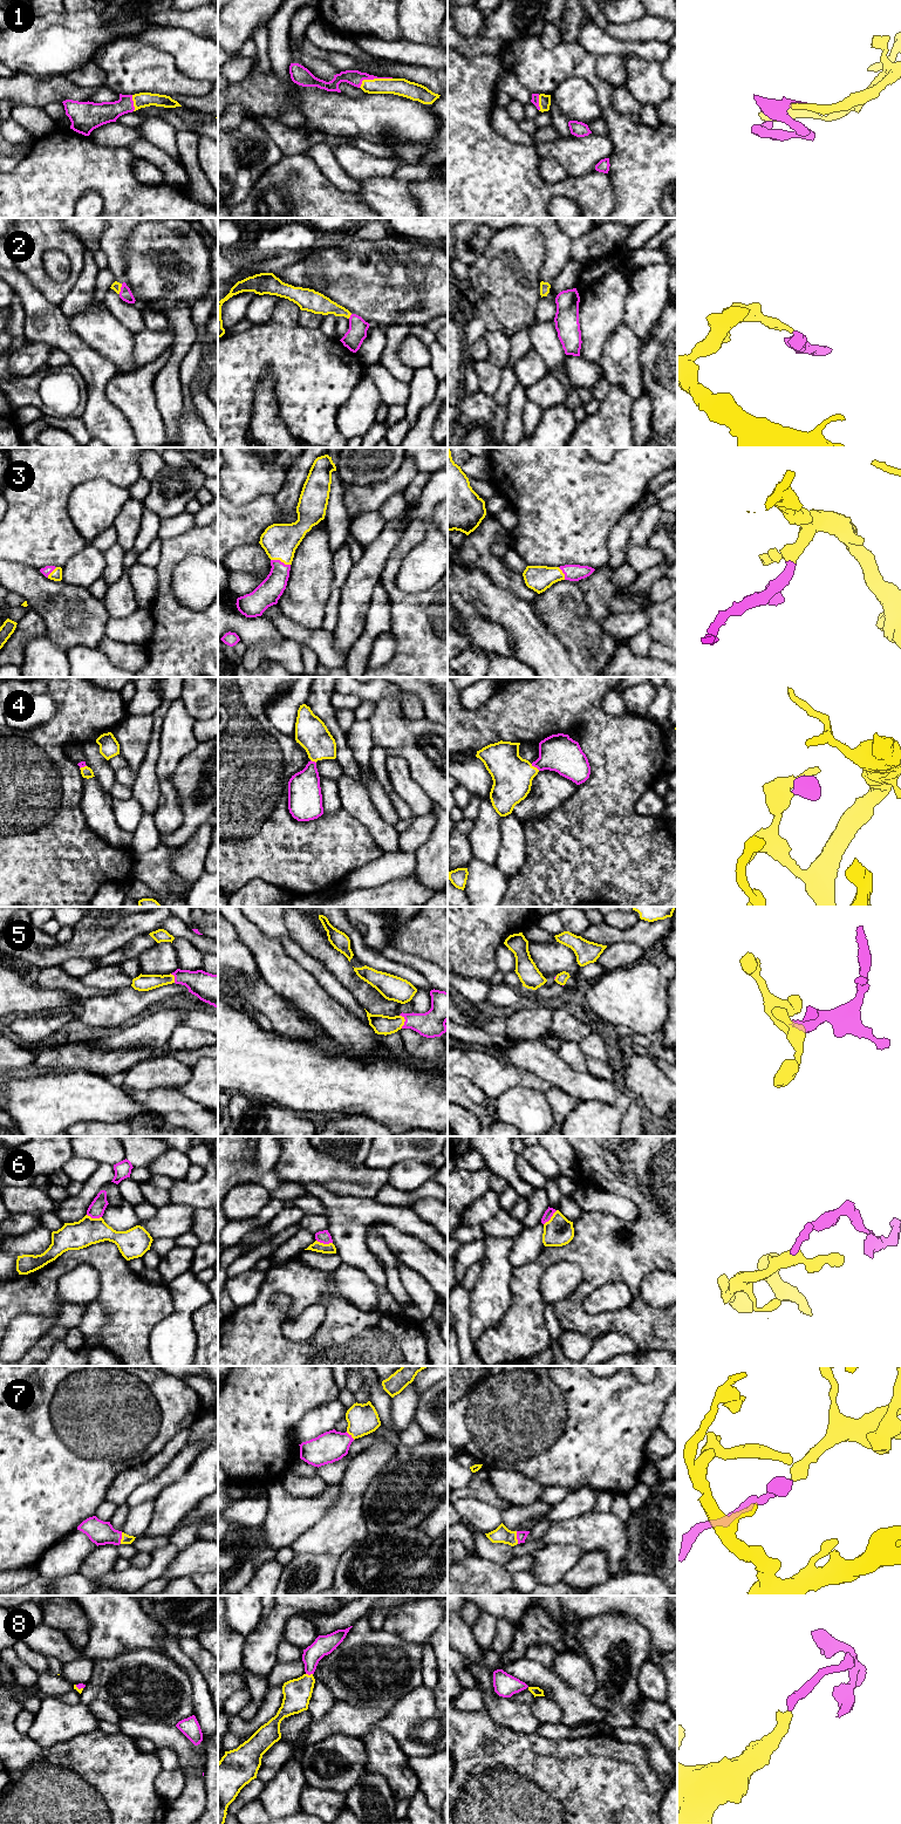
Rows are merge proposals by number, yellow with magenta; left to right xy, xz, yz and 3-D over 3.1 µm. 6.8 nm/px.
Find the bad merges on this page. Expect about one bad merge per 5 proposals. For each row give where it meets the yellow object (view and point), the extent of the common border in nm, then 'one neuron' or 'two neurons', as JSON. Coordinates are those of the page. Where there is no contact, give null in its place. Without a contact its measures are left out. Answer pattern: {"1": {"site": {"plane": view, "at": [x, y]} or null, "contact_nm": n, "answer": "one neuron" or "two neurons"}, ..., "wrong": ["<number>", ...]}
{"1": {"site": {"plane": "xz", "at": [374, 79]}, "contact_nm": 240, "answer": "one neuron"}, "2": {"site": {"plane": "xy", "at": [120, 288]}, "contact_nm": 80, "answer": "one neuron"}, "3": {"site": {"plane": "xz", "at": [280, 560]}, "contact_nm": 140, "answer": "one neuron"}, "4": {"site": {"plane": "yz", "at": [536, 767]}, "contact_nm": 80, "answer": "one neuron"}, "5": {"site": {"plane": "xz", "at": [404, 1020]}, "contact_nm": 100, "answer": "one neuron"}, "6": {"site": {"plane": "xz", "at": [325, 1244]}, "contact_nm": 110, "answer": "two neurons"}, "7": {"site": {"plane": "yz", "at": [516, 1537]}, "contact_nm": 90, "answer": "one neuron"}, "8": {"site": {"plane": "xz", "at": [311, 1674]}, "contact_nm": 50, "answer": "one neuron"}, "wrong": ["6"]}

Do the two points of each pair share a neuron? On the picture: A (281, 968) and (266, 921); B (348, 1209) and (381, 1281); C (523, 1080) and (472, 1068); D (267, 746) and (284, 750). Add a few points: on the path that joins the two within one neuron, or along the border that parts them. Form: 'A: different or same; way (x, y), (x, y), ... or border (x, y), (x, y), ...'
A: different; border (250, 920), (279, 942)
B: same; way (348, 1227), (352, 1234), (352, 1247), (368, 1263)
C: same; way (510, 1077), (492, 1077), (485, 1071)
D: same; way (271, 746), (280, 749)

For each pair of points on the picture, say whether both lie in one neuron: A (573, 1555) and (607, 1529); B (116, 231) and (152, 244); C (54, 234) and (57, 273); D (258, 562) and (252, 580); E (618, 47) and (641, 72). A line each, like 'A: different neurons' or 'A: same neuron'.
A: different neurons
B: different neurons
C: different neurons
D: different neurons
E: different neurons

